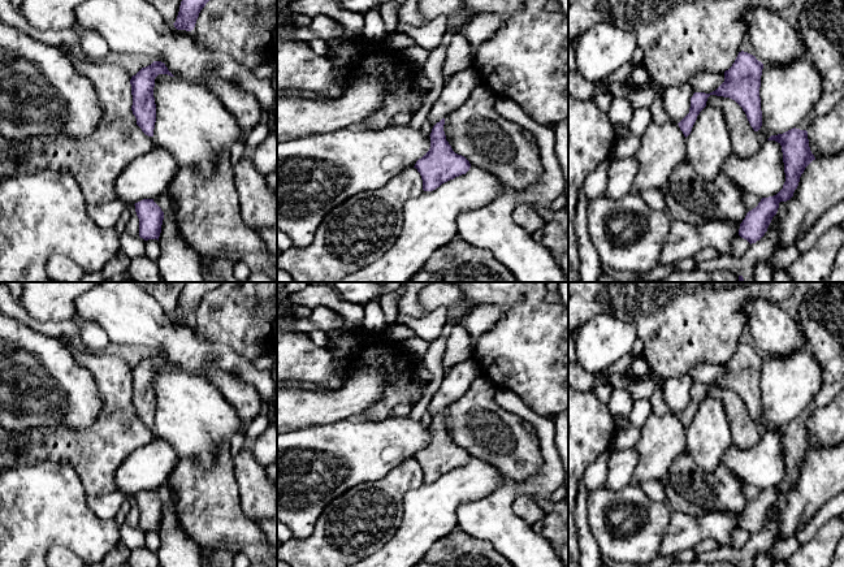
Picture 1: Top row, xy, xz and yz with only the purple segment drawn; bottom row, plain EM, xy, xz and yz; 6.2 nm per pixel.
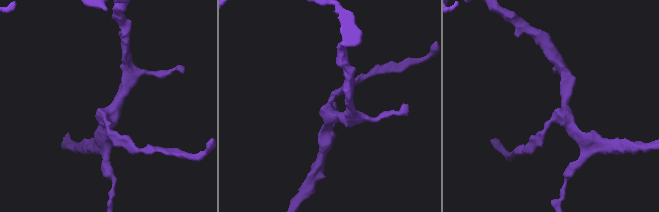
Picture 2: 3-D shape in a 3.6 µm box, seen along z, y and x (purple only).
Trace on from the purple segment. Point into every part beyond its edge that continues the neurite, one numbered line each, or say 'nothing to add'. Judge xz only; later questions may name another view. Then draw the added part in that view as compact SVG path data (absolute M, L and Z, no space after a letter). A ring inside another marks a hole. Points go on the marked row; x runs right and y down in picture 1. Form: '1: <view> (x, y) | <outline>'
nothing to add

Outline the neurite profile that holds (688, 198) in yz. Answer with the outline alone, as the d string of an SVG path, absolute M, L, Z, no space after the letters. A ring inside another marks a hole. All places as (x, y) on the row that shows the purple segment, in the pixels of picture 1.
M687 160L674 168L659 191L671 220L696 226L715 220L741 224L748 213L744 192L724 173L706 182L696 176Z

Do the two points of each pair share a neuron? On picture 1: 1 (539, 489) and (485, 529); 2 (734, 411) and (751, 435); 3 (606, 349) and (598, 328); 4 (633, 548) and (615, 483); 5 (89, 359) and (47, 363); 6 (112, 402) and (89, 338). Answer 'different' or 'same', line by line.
1: same
2: same
3: same
4: different
5: different
6: different

